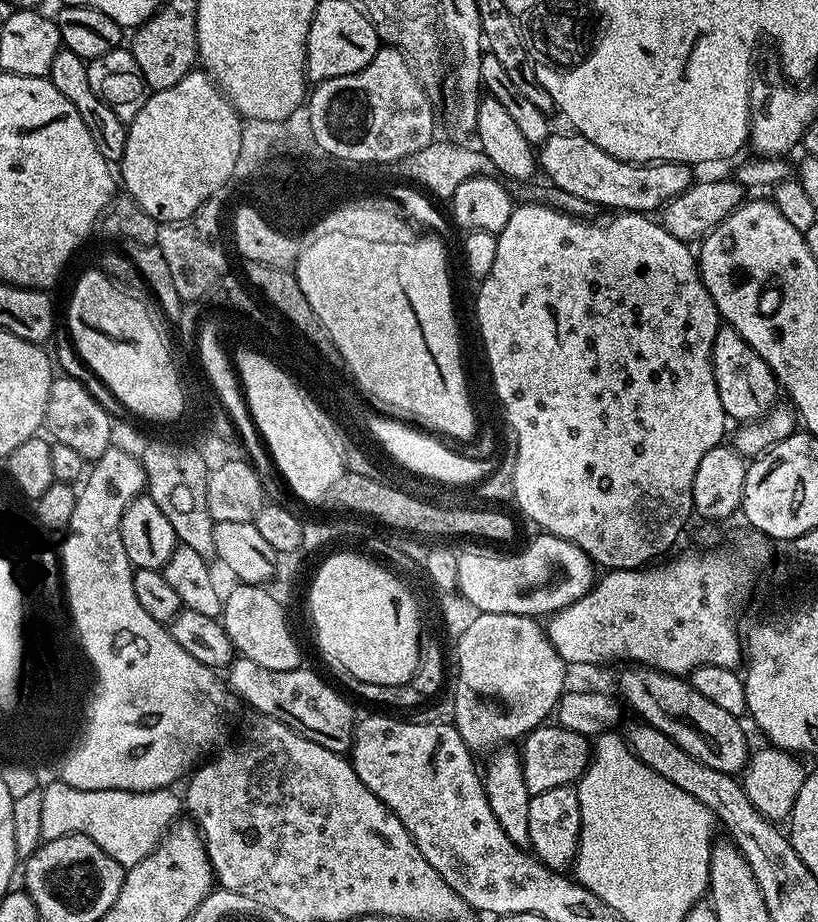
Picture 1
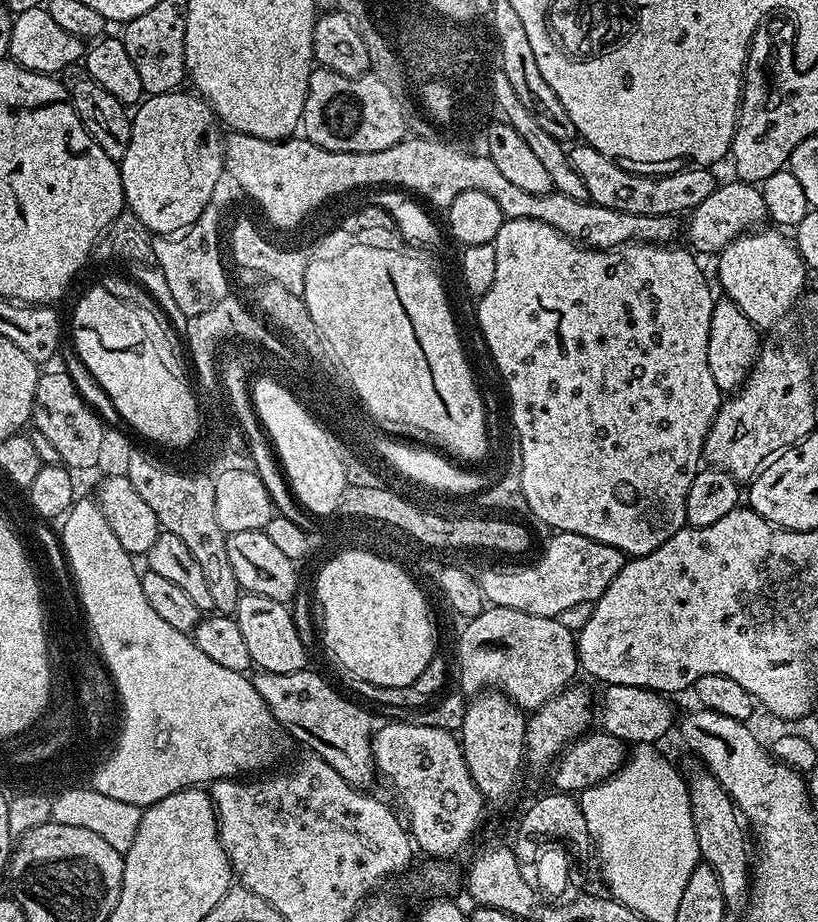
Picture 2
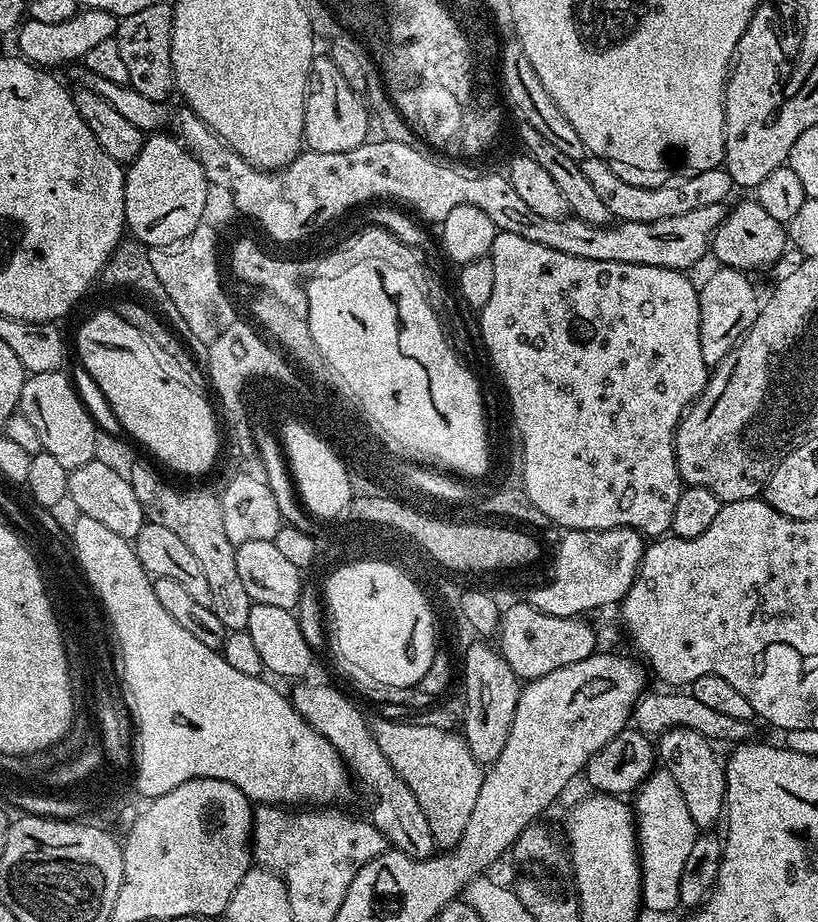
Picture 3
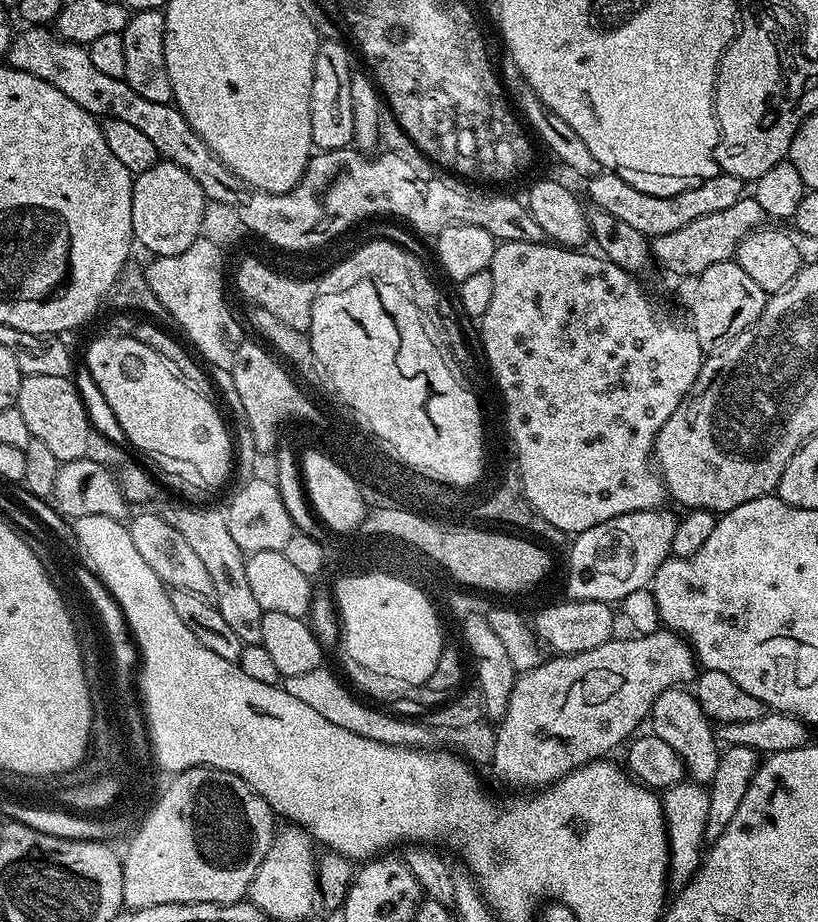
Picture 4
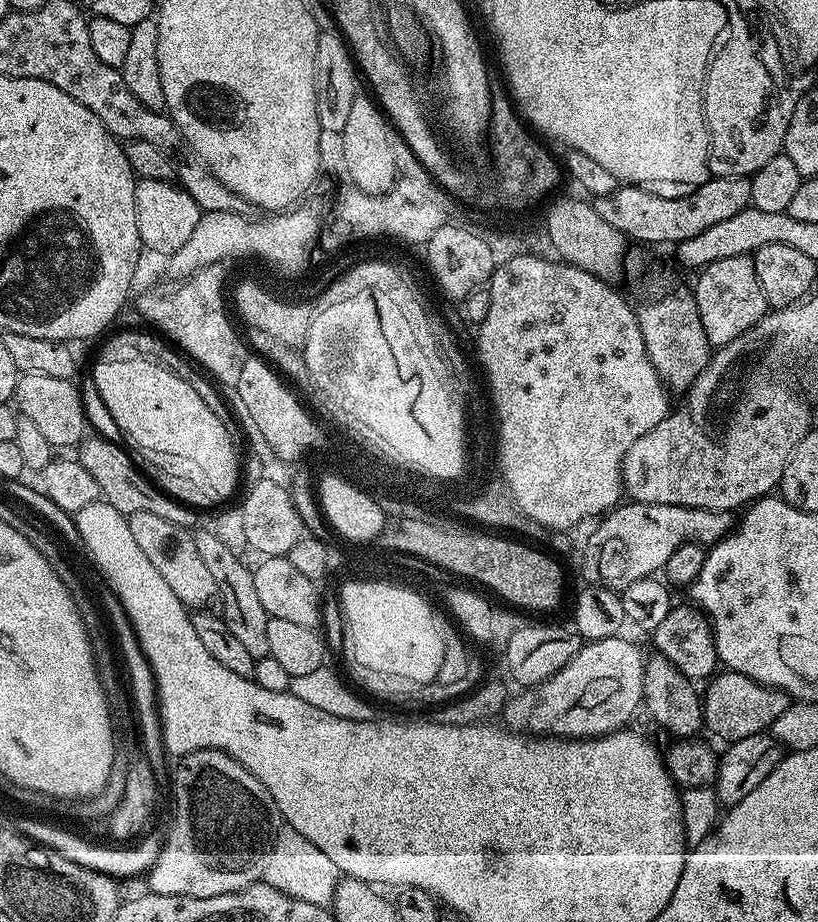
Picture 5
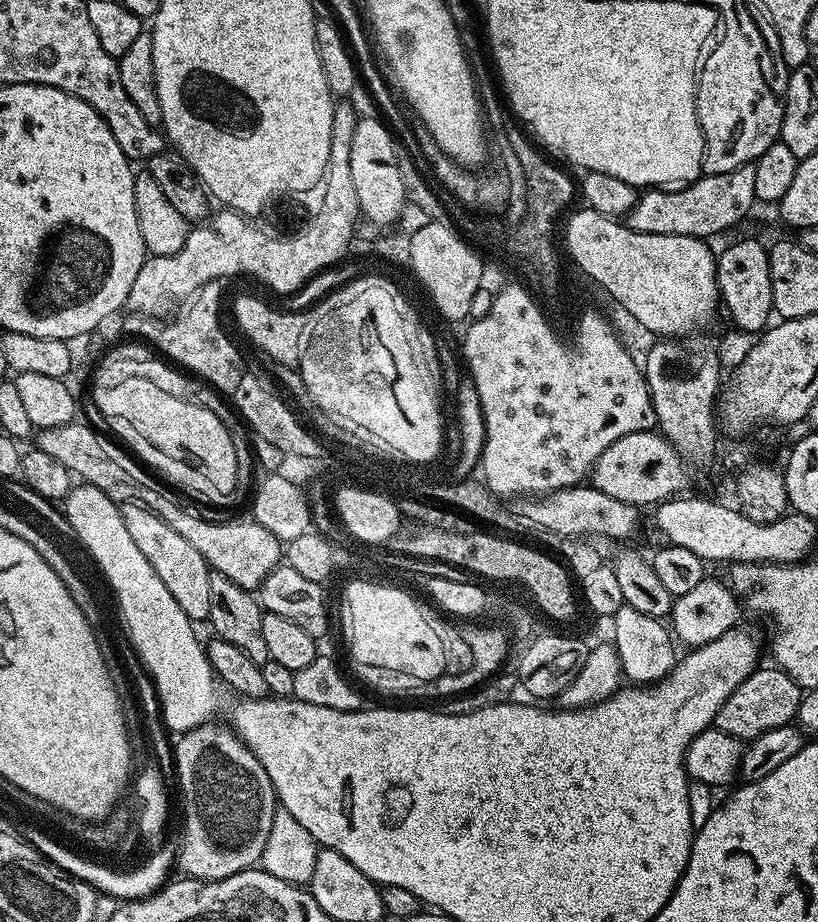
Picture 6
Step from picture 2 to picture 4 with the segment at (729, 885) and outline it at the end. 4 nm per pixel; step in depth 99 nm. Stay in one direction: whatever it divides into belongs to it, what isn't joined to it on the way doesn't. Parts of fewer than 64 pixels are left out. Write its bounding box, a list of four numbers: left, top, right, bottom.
[651,686,722,786]

